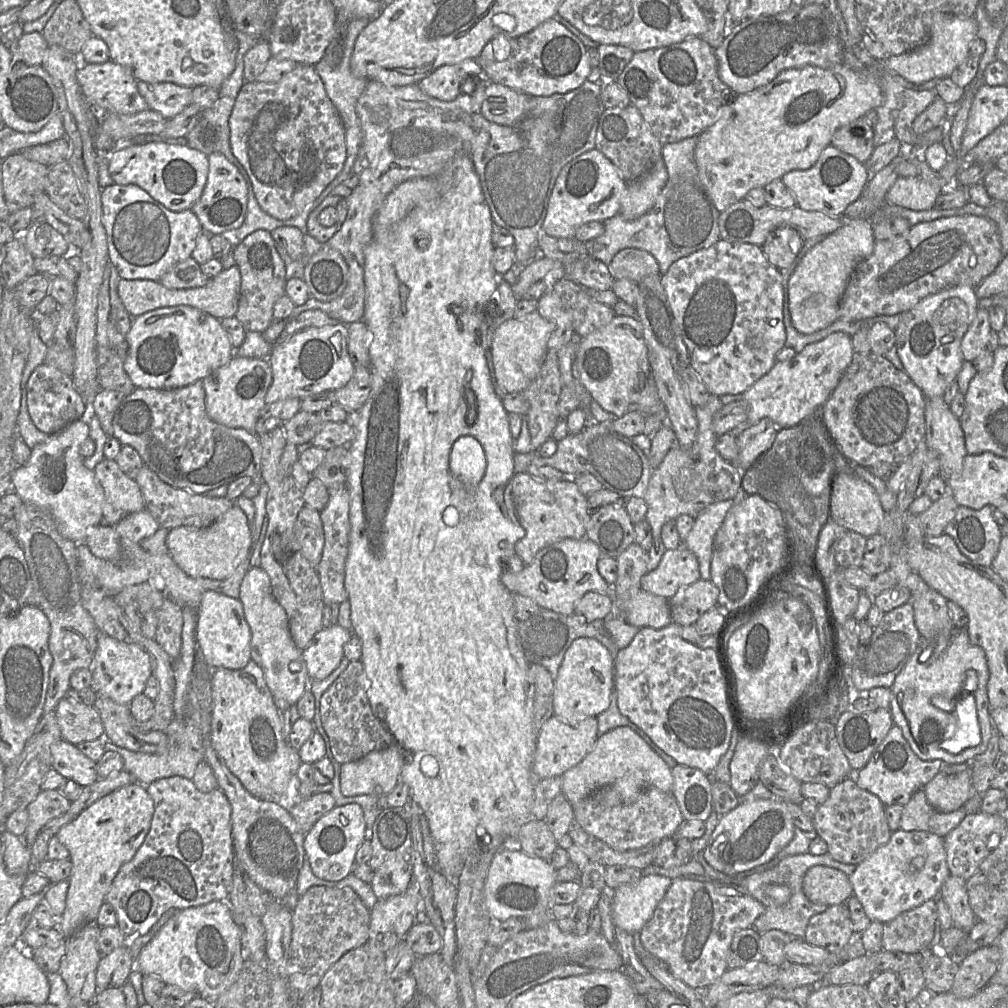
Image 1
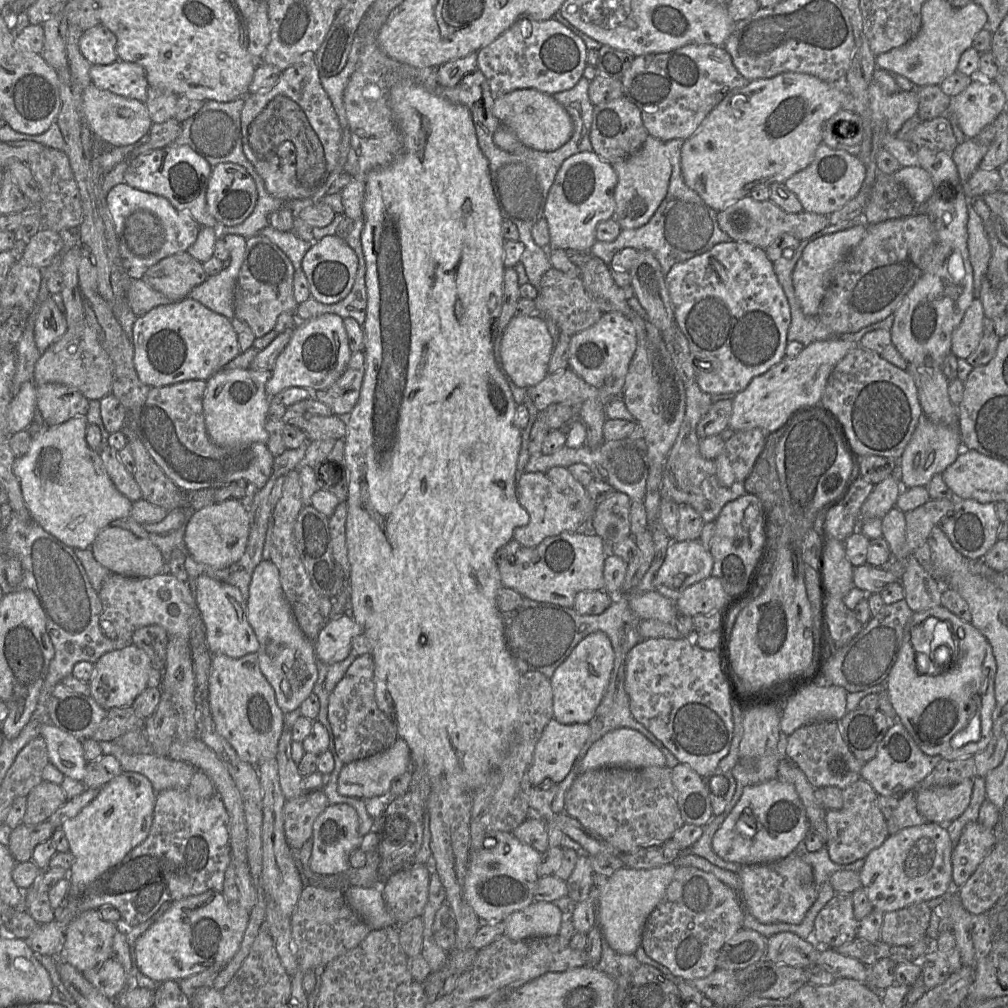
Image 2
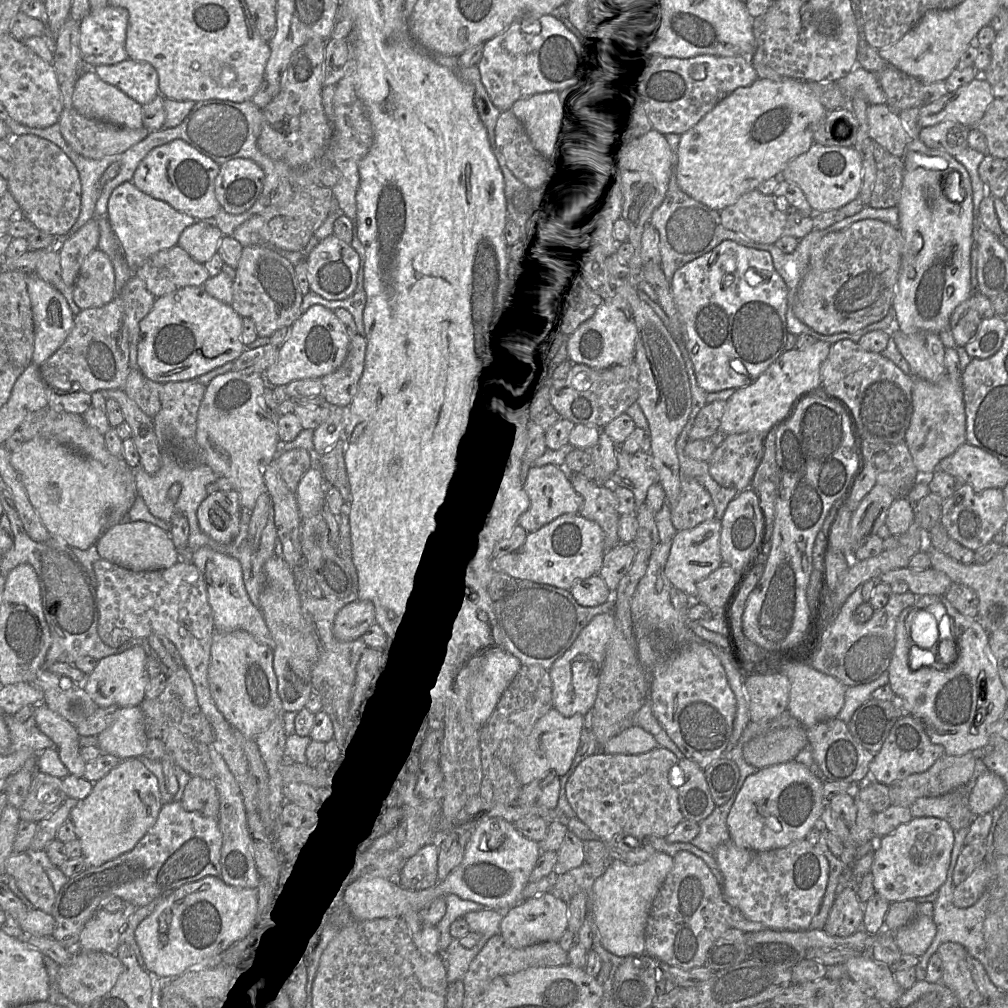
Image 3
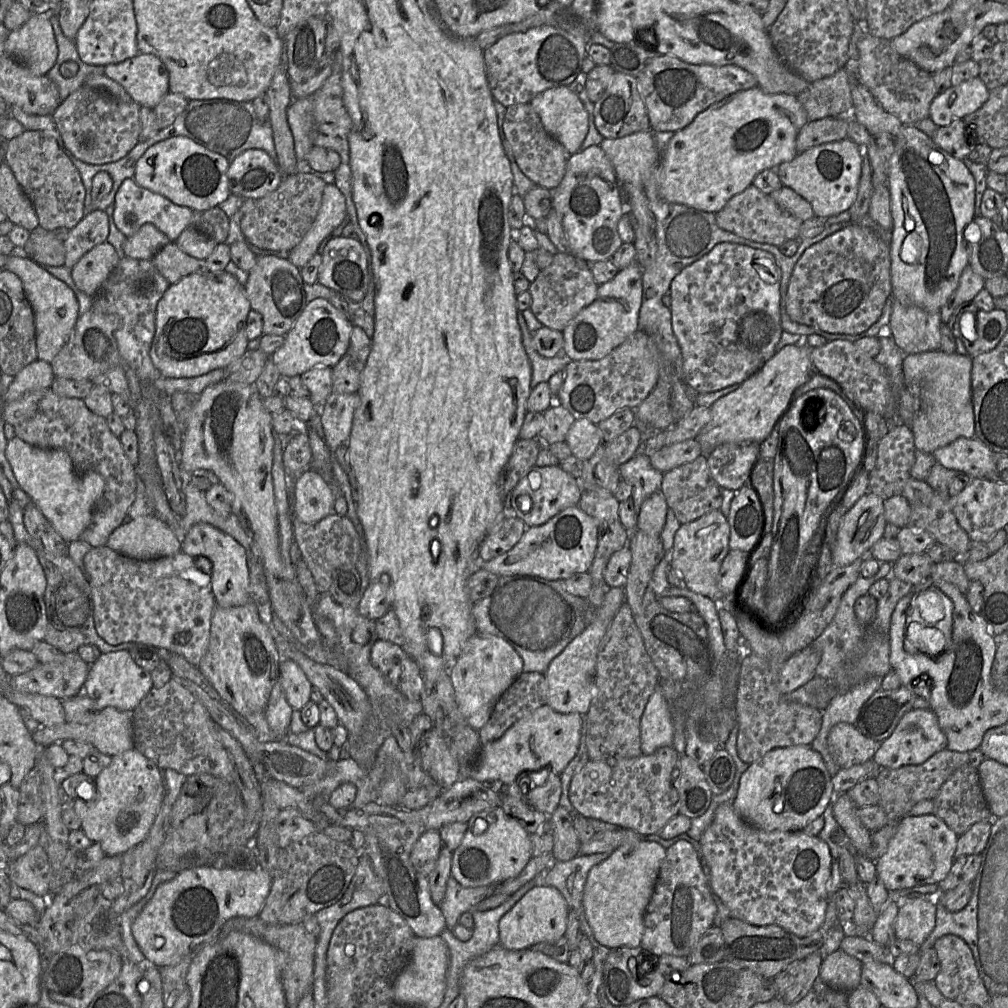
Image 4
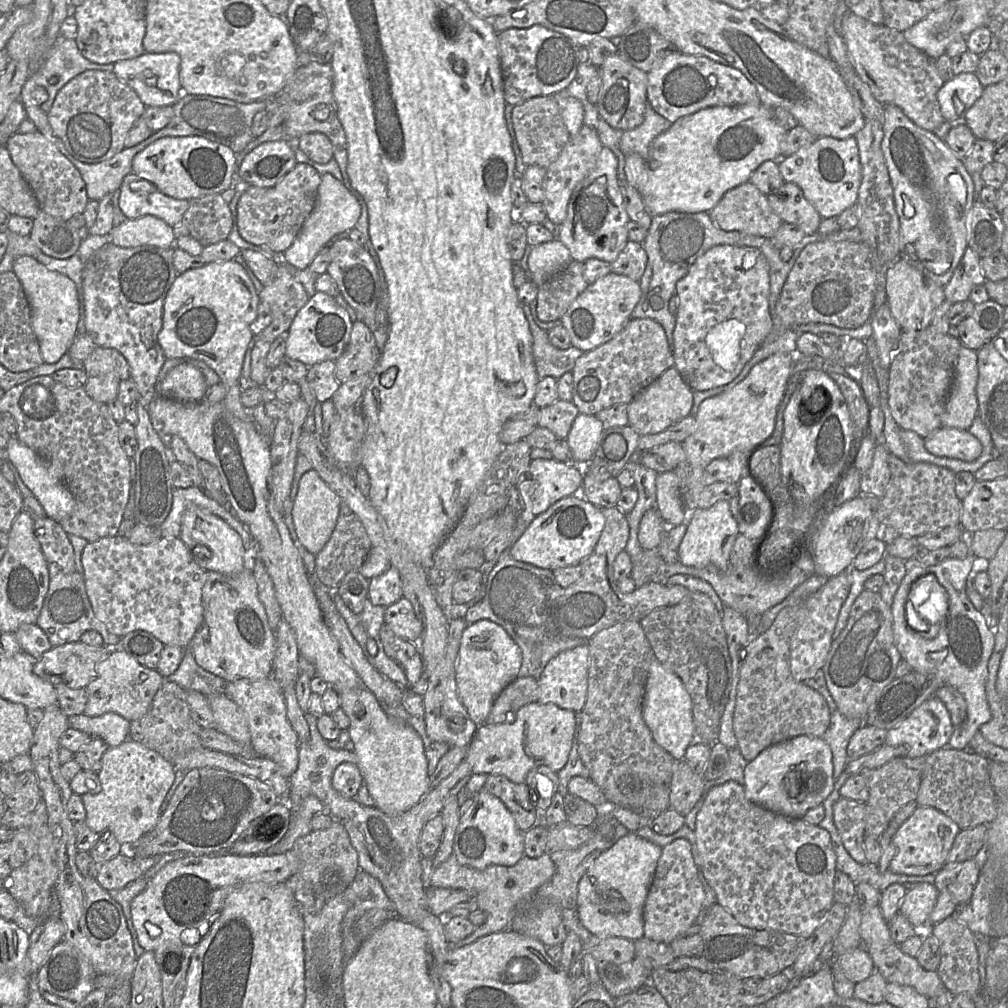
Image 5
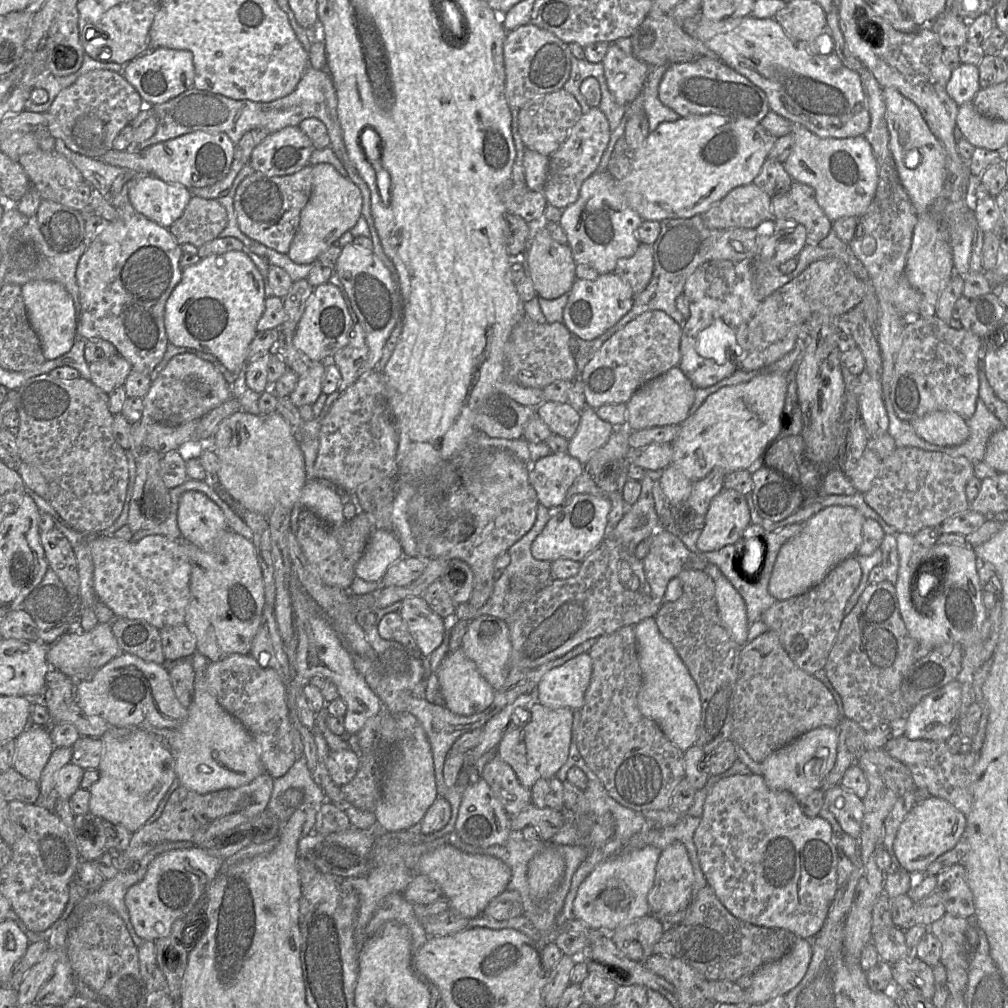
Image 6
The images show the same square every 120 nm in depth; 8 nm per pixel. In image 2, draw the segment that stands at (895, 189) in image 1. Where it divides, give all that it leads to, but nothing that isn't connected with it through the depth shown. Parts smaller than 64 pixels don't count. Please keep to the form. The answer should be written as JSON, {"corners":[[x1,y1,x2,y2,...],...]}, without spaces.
{"corners":[[919,166,901,167,892,175,907,189,919,206,923,205,934,192,934,184,930,174]]}

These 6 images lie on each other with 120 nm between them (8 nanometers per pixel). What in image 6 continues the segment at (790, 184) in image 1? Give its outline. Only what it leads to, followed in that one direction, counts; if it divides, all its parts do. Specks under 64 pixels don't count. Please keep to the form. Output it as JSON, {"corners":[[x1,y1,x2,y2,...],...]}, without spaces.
{"corners":[[793,125,790,134,794,138,794,147,789,157,781,164,793,181,814,189,817,203,832,222,845,216,858,218,862,215,870,205,878,183,876,160,865,138,820,138,800,125]]}

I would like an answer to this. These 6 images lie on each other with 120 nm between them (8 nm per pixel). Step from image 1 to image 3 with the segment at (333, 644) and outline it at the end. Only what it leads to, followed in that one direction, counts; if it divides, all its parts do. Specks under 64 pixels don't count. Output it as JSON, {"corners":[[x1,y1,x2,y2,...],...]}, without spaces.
{"corners":[[359,600,344,606,336,615,333,635,340,641,353,641,362,637,375,622,376,610,369,600]]}

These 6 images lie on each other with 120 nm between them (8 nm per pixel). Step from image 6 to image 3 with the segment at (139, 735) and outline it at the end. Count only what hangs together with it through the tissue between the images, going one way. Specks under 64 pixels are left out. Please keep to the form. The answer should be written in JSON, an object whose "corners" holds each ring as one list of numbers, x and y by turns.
{"corners":[[140,758,121,760,106,776,94,783,91,793,70,812,75,834,81,843,86,867,97,867,131,851,157,820,162,807,158,780]]}

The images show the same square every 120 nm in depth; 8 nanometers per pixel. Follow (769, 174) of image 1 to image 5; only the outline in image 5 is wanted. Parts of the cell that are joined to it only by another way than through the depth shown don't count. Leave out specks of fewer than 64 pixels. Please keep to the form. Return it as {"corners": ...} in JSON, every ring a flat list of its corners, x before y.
{"corners":[[759,106,708,107,684,116,660,133,649,146,640,187,646,211,651,215,668,212,709,212,731,189,749,181,757,167,767,160,779,160,781,144,787,134,773,116,771,108]]}

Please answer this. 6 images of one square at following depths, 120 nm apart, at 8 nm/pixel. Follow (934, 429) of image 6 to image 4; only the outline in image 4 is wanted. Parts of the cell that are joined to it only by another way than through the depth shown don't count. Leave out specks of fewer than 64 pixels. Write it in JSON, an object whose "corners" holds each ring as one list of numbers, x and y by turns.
{"corners":[[960,437,932,454,945,468,972,478,990,478,994,475,995,455,975,437]]}

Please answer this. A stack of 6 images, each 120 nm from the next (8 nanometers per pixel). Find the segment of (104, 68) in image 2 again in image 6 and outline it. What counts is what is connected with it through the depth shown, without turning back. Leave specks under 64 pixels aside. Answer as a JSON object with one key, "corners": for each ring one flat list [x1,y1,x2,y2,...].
{"corners":[[150,49,124,65,122,75,138,91,145,105,165,103,193,87,193,54,188,50]]}

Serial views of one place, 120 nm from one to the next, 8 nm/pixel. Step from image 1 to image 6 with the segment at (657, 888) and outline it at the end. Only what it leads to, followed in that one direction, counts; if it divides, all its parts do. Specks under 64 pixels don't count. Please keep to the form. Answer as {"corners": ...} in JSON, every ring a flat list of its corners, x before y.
{"corners":[[648,845,627,854,615,854,603,860,579,886,573,902,574,918,583,921,591,929,611,933,620,926,650,914,647,898,654,883,655,870,660,854,661,851,658,848]]}

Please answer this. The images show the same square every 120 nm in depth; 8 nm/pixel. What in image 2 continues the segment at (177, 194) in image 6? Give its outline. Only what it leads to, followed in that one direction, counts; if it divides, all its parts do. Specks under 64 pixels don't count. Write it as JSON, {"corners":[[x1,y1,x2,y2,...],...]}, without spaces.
{"corners":[[126,183,117,184,105,196,119,245,122,266,132,279,141,279,147,269,161,259,185,252,195,242,201,226,186,212,177,211,164,197,143,192]]}

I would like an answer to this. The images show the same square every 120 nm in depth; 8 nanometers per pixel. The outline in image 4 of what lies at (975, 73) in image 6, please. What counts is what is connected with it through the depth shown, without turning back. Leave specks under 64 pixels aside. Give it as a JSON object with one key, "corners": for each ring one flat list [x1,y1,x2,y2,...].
{"corners":[[979,77,969,79,957,86,950,86,943,93,937,94,931,102,929,118,938,126,947,126,955,119,963,119,977,111,989,98,989,90]]}

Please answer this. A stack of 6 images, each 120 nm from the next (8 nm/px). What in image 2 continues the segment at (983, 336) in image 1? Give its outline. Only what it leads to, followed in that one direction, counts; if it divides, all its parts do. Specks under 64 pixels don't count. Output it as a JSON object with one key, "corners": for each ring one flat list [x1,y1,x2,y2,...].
{"corners":[[975,297,952,334,951,352,957,358,967,359,978,346,984,335,984,316,982,302]]}

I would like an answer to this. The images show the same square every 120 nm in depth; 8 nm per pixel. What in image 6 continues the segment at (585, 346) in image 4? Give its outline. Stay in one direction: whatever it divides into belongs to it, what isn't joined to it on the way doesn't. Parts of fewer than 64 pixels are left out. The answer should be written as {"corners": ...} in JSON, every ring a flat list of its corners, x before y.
{"corners":[[614,273,600,274,595,280,576,279,563,310,563,324,572,335,593,340,614,326,631,309,635,294,630,285]]}

